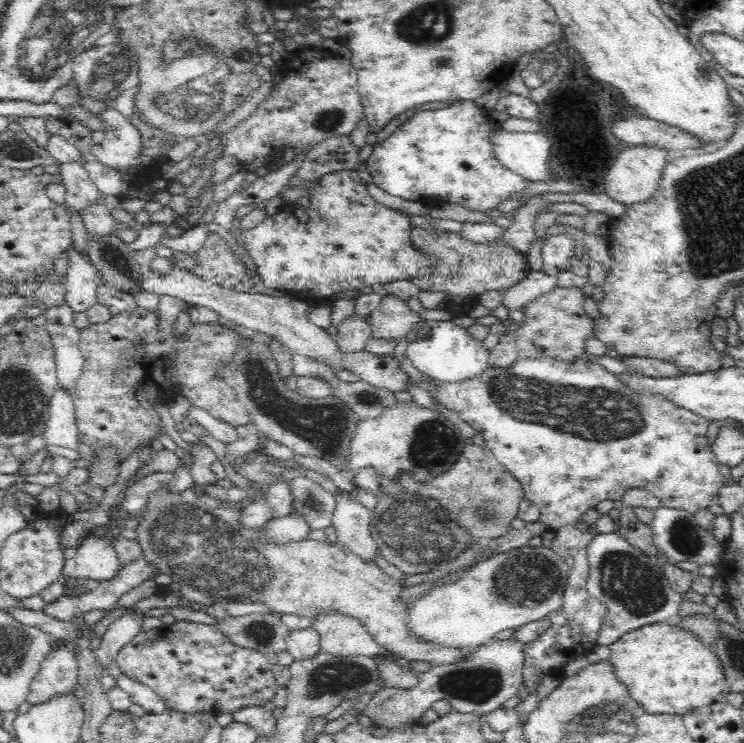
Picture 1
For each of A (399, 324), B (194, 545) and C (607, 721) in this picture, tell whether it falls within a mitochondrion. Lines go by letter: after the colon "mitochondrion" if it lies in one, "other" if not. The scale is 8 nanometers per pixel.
A: other
B: mitochondrion
C: mitochondrion

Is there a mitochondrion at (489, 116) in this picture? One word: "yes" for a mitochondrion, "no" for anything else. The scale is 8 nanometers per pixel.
no

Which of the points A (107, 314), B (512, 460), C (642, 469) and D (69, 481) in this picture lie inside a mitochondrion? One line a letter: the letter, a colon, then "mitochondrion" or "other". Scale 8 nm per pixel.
A: other
B: other
C: other
D: other

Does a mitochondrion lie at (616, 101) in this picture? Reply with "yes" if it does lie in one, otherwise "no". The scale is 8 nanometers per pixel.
no

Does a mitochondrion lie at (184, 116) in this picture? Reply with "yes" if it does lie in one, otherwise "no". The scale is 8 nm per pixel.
yes

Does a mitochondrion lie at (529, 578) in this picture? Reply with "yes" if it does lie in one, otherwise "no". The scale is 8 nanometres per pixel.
yes

